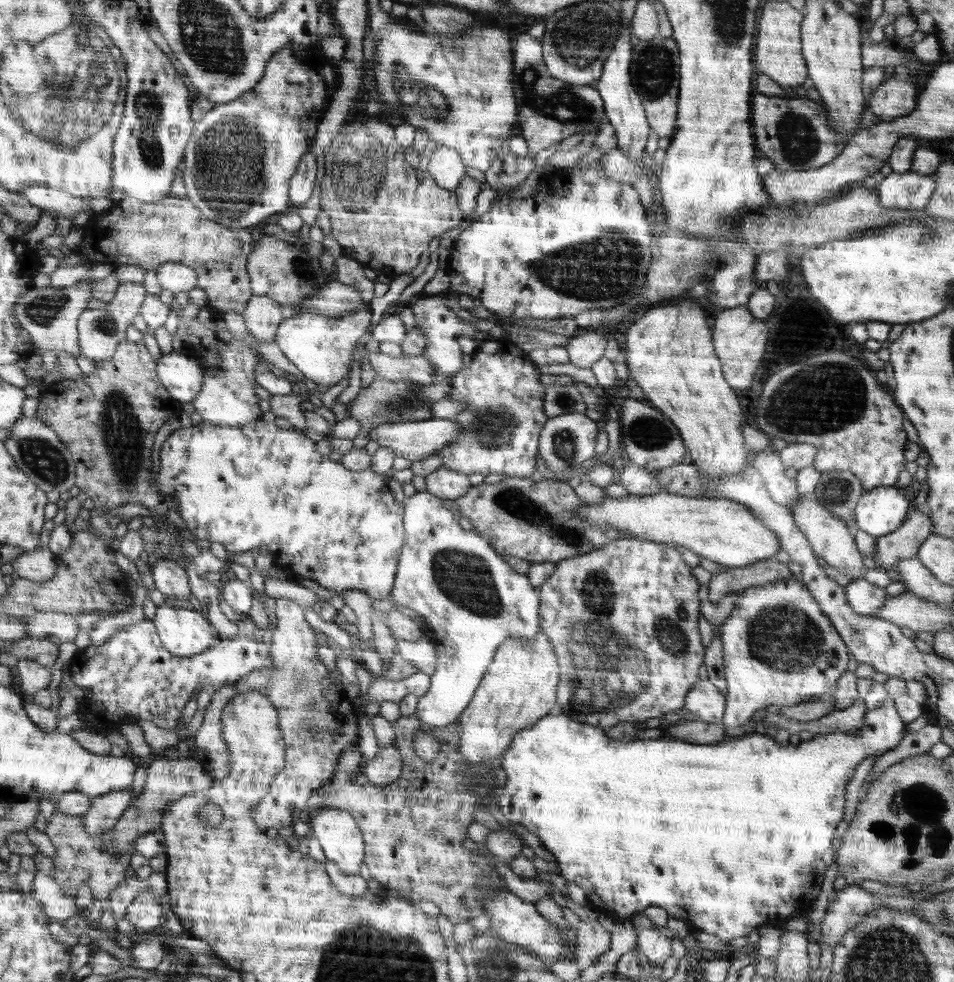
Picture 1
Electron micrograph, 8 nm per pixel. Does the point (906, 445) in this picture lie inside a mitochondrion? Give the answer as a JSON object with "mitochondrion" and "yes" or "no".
{"mitochondrion":"no"}

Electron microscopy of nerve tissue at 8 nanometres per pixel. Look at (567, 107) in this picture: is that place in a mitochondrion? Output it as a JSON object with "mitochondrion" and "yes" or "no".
{"mitochondrion":"yes"}

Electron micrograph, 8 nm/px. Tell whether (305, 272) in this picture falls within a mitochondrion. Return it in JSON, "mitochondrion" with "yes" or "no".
{"mitochondrion":"yes"}

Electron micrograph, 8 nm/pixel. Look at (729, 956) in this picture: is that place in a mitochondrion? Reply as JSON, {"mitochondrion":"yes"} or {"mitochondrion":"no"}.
{"mitochondrion":"no"}

